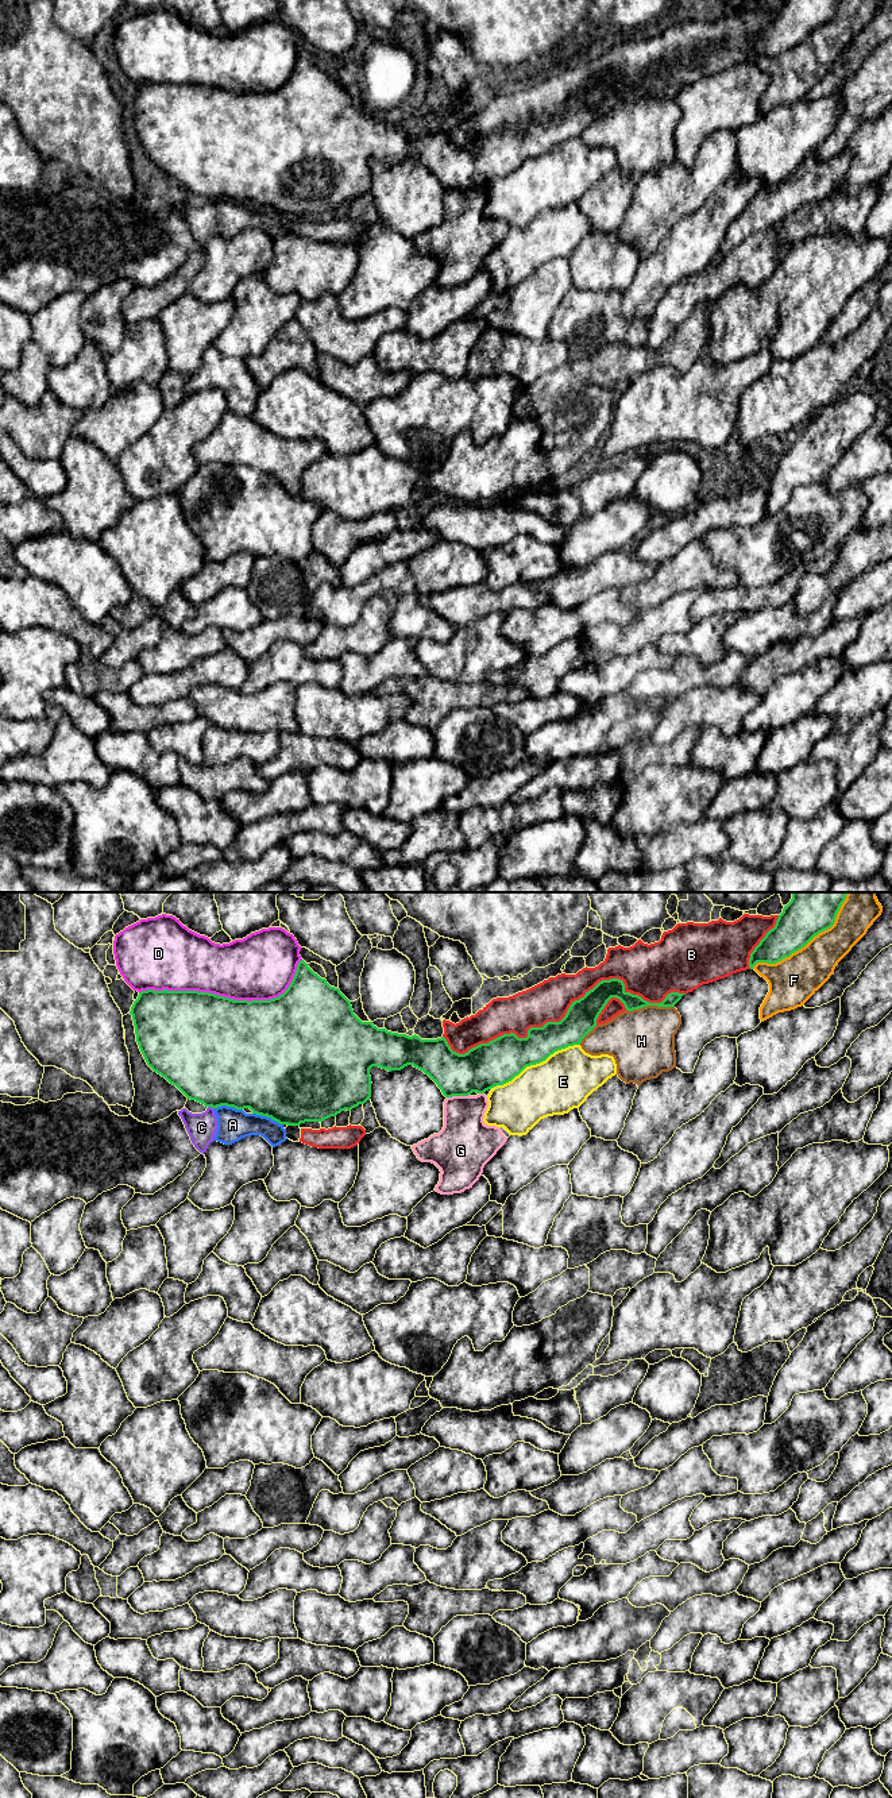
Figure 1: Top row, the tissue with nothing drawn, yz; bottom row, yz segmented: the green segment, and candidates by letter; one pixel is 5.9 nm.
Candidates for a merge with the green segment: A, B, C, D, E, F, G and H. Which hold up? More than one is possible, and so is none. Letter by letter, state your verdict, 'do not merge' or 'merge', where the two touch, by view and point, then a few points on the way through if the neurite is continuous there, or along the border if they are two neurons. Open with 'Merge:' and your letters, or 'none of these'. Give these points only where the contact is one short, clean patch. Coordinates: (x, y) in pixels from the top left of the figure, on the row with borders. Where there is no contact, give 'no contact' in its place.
Merge: none of these
A: do not merge | yz (267, 1117) | along yz (253, 1112), (270, 1117), (282, 1125)
B: do not merge | yz (566, 1015)
C: do not merge | yz (211, 1106) | along yz (208, 1106), (213, 1108)
D: do not merge | yz (227, 998)
E: do not merge | yz (535, 1064)
F: do not merge | yz (807, 942)
G: do not merge | yz (458, 1095)
H: do not merge | yz (649, 1004)

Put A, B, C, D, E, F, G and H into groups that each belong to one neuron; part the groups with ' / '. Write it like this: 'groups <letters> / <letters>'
groups A B C / D / E / F / G / H

